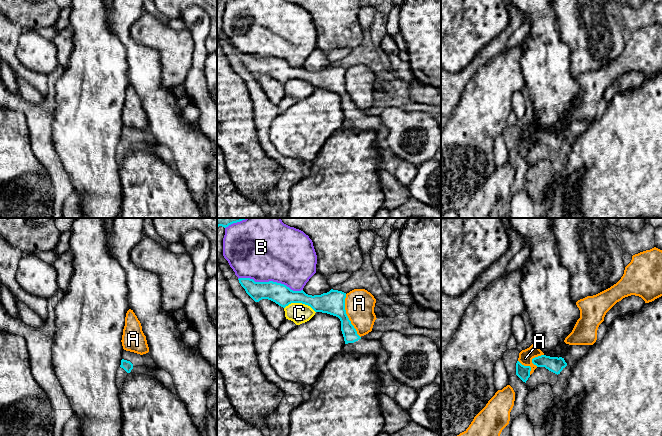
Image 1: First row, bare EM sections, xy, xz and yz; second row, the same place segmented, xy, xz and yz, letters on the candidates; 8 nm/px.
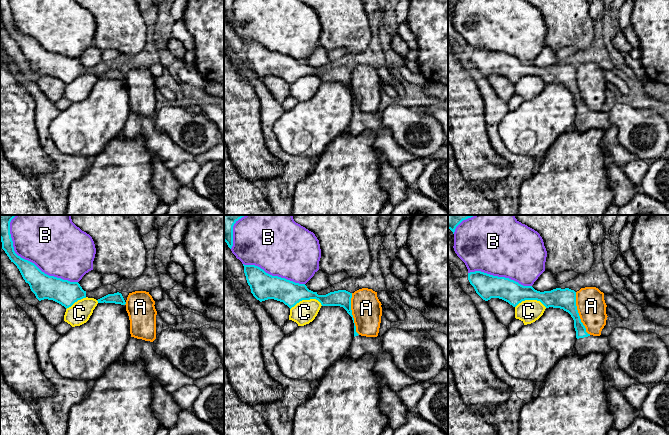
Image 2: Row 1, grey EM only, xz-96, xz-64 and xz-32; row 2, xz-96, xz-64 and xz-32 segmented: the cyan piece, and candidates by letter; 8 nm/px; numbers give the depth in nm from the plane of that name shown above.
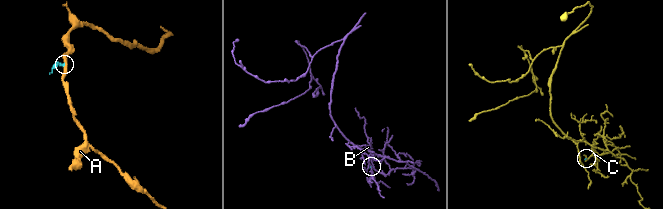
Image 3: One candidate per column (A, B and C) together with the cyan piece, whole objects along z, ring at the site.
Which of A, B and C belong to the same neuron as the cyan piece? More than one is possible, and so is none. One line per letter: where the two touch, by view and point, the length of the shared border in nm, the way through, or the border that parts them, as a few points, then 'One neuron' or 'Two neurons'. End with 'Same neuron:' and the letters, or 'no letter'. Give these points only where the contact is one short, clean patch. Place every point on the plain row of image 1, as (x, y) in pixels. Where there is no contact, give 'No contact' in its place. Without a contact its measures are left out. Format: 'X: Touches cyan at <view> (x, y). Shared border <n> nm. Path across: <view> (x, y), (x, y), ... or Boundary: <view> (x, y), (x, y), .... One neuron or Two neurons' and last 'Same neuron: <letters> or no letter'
A: Touches cyan at xz (347, 92). Shared border 380 nm. Boundary: xz (345, 70), (345, 89), (360, 113). Two neurons
B: Touches cyan at xz (270, 57). Shared border 550 nm. Two neurons
C: Touches cyan at xz (300, 78). Shared border 260 nm. Boundary: xz (284, 83), (291, 79), (304, 79), (315, 88). Two neurons
Same neuron: no letter

